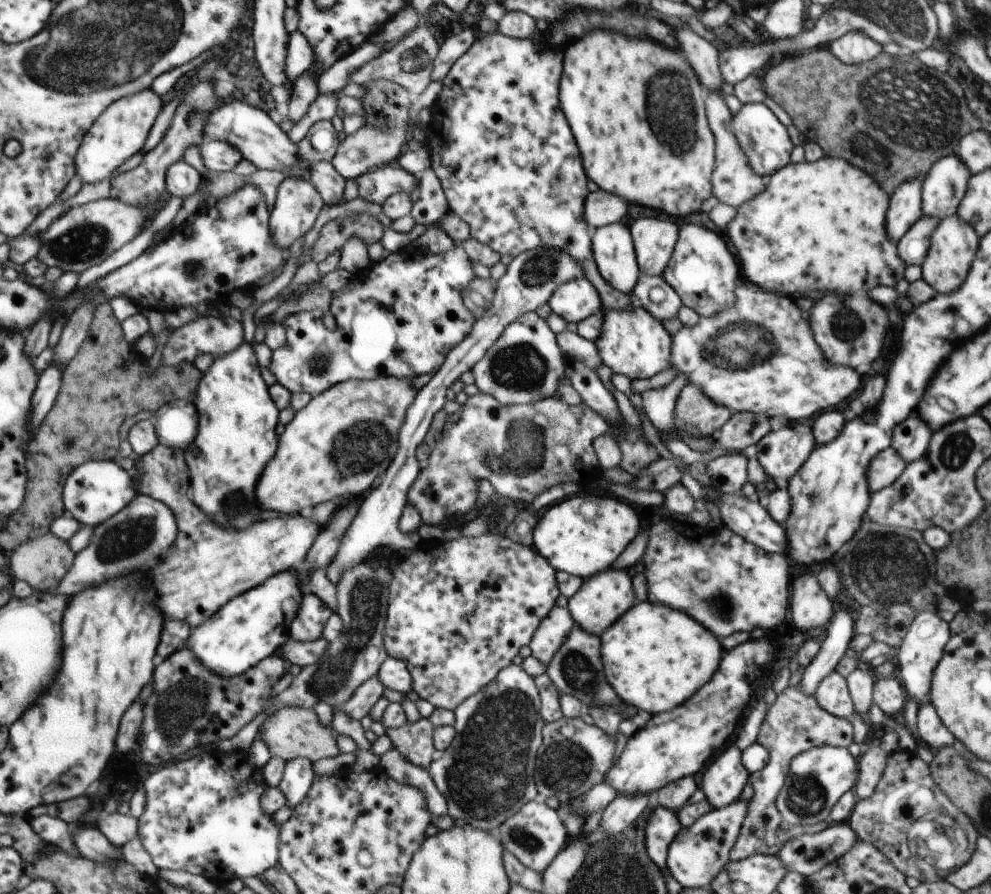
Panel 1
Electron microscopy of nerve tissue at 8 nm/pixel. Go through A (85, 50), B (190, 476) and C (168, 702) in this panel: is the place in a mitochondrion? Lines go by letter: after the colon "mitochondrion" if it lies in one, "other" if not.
A: mitochondrion
B: other
C: mitochondrion

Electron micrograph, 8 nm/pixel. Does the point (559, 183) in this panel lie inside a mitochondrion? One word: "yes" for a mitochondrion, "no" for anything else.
yes

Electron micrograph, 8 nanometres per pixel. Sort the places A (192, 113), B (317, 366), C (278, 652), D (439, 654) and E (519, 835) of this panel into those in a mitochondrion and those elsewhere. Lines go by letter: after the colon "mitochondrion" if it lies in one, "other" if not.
A: other
B: mitochondrion
C: other
D: other
E: mitochondrion

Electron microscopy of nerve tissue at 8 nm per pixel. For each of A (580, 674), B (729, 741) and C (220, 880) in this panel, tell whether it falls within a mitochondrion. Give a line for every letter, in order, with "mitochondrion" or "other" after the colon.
A: mitochondrion
B: other
C: other

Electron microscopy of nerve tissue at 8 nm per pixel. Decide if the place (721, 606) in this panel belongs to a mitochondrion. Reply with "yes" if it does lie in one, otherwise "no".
yes

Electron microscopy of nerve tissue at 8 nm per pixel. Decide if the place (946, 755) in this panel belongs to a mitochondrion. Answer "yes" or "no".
no

